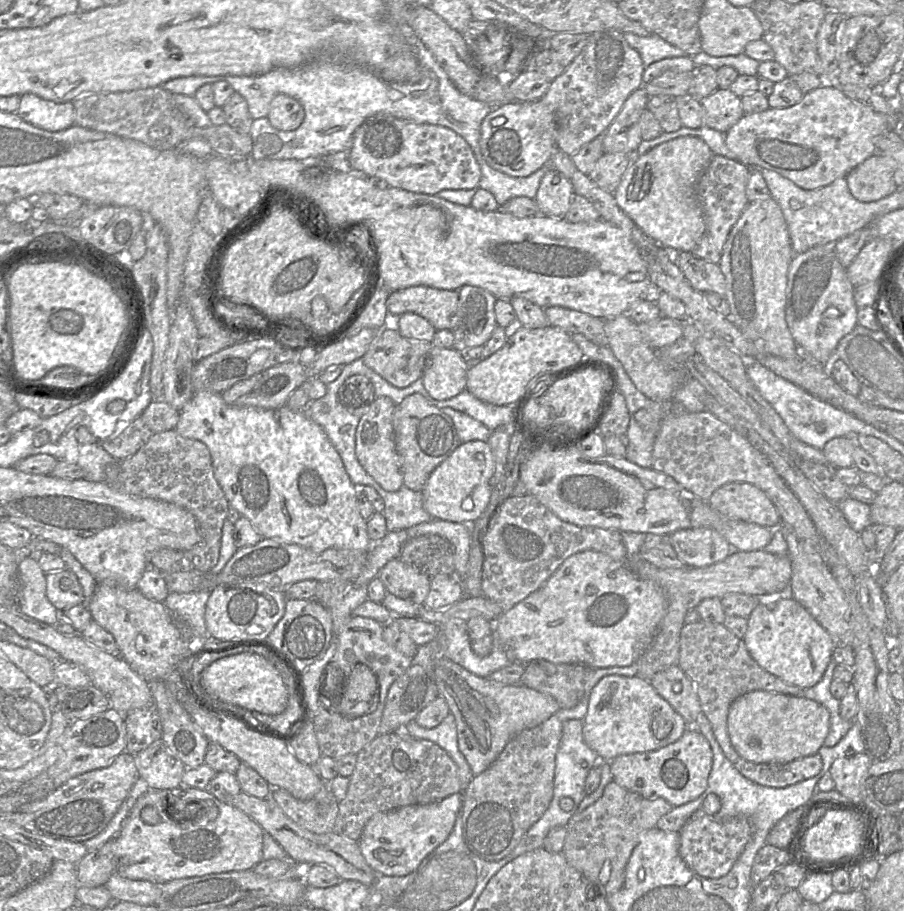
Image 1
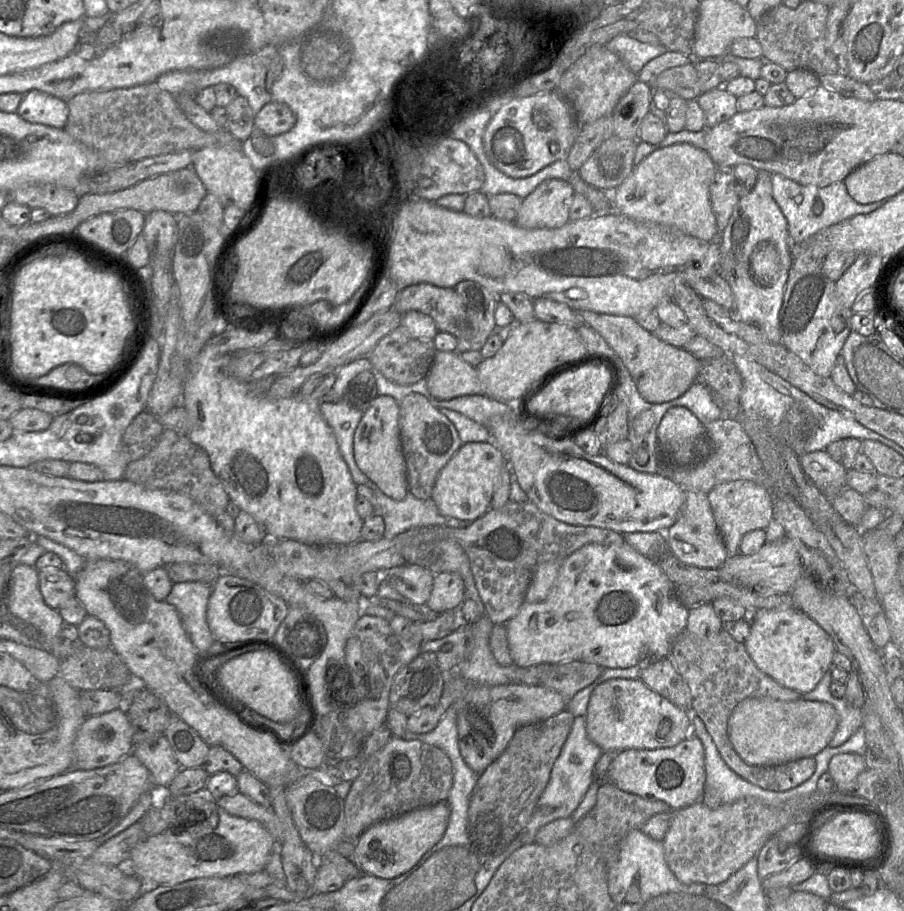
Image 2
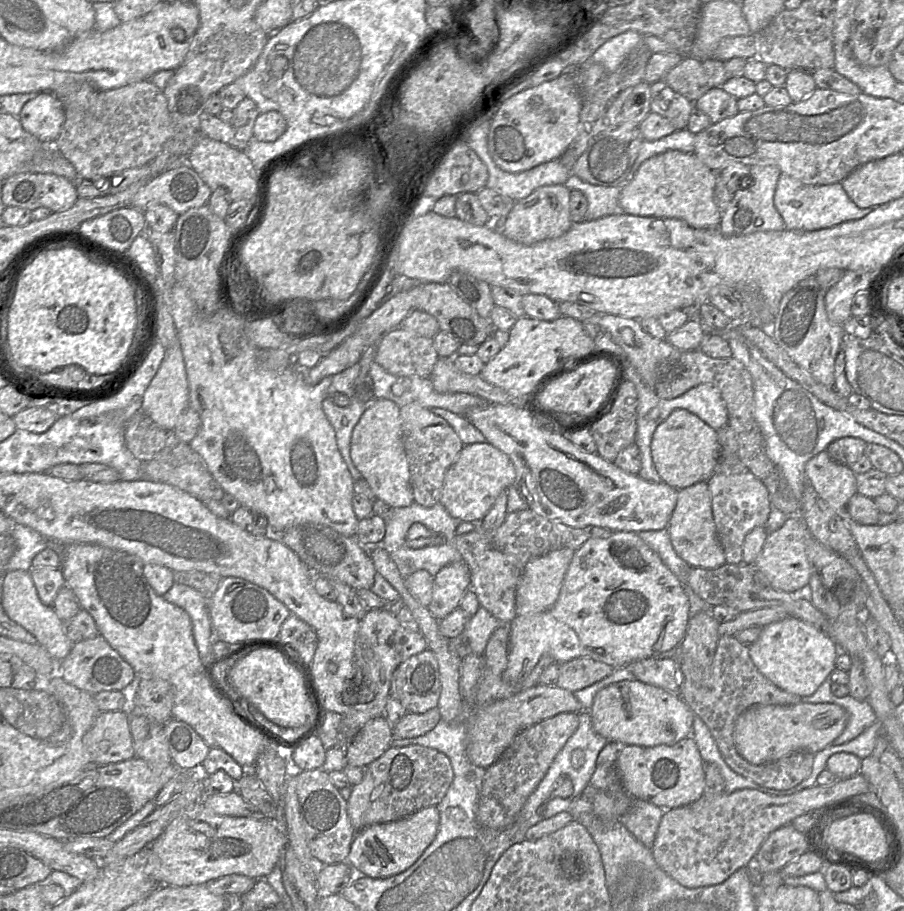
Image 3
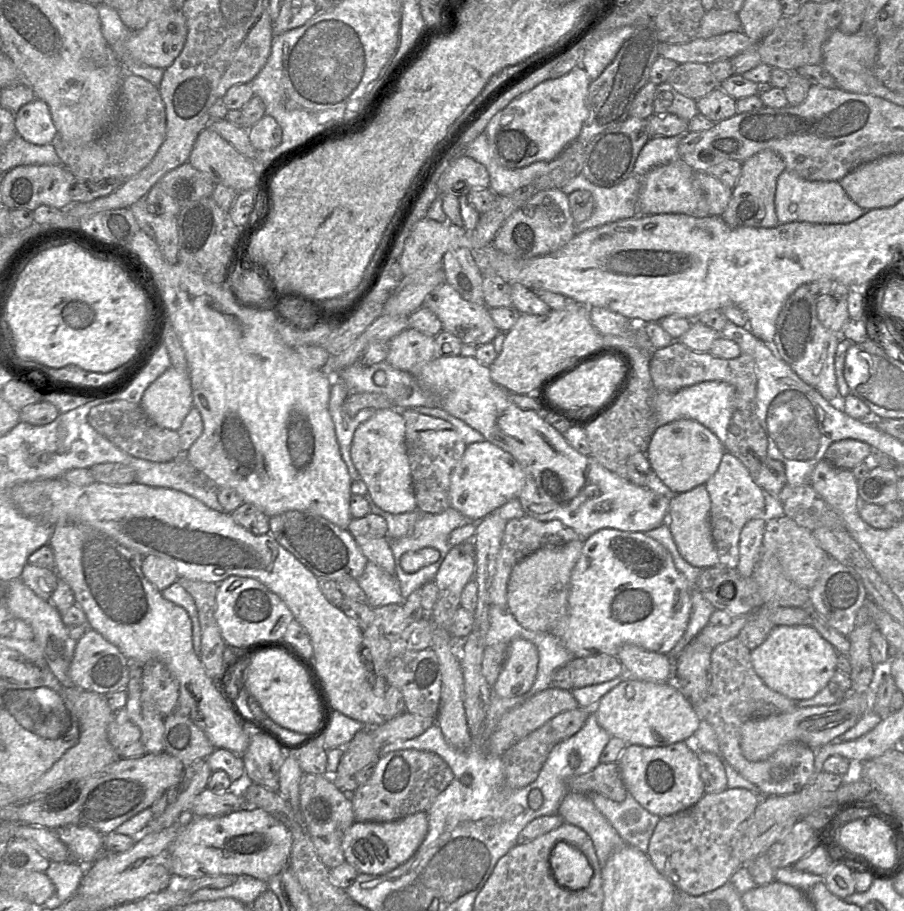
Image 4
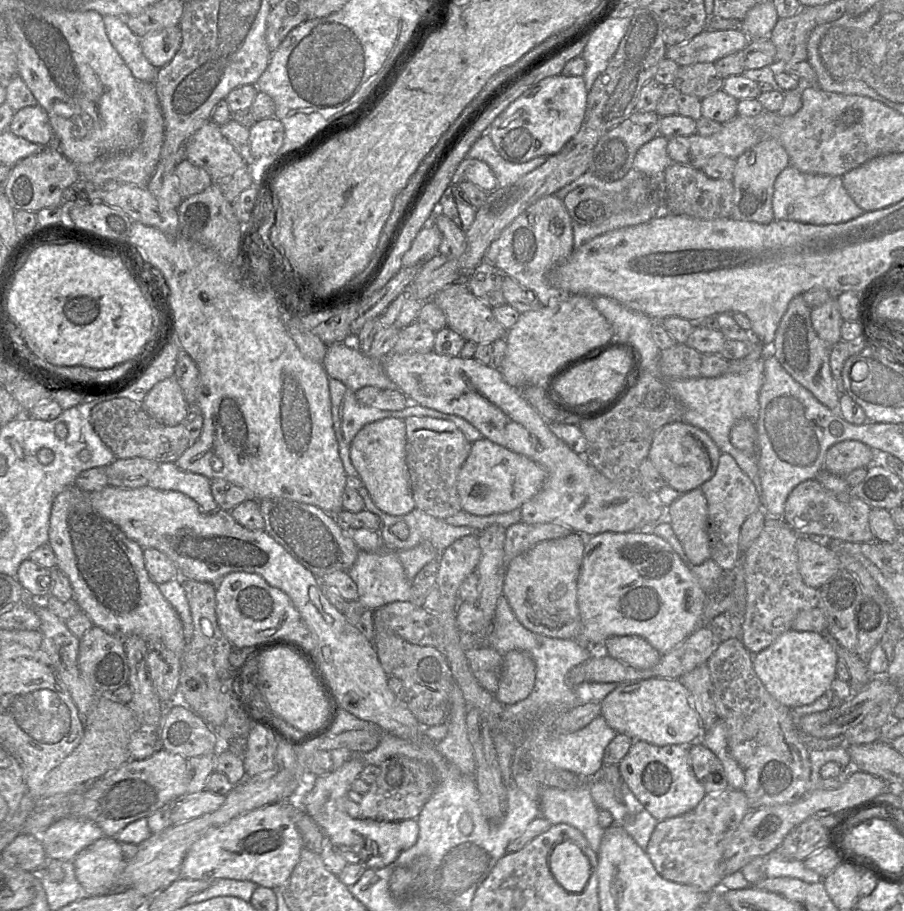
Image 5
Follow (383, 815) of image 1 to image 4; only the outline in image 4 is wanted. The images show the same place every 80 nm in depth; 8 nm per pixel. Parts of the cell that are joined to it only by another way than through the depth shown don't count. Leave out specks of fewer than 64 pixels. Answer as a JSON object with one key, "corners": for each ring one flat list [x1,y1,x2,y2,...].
{"corners":[[426,811,408,815,391,822,355,821,342,839,345,861,358,873,382,875,388,873,409,860,424,841,428,832]]}

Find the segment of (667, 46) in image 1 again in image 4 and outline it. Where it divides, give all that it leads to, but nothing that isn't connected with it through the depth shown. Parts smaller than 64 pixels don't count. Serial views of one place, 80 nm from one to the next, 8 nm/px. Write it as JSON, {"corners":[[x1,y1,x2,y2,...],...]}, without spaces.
{"corners":[[623,26,603,36,585,51,580,65,586,70,591,80,596,79,611,63,624,41,632,33,632,26]]}

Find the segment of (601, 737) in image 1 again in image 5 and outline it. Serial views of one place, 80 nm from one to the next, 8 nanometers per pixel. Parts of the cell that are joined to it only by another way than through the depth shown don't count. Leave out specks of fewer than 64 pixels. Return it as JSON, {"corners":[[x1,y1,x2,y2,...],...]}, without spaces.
{"corners":[[650,678,621,683,601,702,601,715,618,734,657,746,702,743,704,728,680,679]]}

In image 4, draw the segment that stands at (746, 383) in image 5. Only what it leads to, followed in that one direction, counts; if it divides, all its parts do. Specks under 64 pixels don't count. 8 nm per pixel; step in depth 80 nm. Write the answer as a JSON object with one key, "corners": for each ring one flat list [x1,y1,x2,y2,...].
{"corners":[[721,381,701,382,676,392,653,391,655,430,675,420,691,419,708,428,724,445,734,410,735,394,735,388,732,385]]}

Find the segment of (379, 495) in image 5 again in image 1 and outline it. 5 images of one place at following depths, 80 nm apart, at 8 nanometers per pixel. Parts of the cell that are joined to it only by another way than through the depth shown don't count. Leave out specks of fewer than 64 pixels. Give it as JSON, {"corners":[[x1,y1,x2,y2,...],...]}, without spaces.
{"corners":[[389,397,375,398,361,416,355,433,355,454,359,463,384,490,389,492,395,492,404,485,392,424,395,407,396,405]]}

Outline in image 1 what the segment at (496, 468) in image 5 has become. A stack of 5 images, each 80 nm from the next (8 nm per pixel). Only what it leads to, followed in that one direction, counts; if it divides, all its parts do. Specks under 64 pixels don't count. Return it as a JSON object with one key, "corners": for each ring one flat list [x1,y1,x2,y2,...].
{"corners":[[473,440,461,443,430,474,424,489,423,508,433,519,450,522,474,522,486,510,491,493,495,462,487,442]]}

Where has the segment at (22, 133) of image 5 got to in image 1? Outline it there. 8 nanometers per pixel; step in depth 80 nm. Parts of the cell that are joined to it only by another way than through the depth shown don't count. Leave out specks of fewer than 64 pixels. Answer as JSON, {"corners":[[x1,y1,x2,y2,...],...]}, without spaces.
{"corners":[[35,94,21,96,17,114,27,123,50,132,65,130,75,123,72,102,56,103]]}

